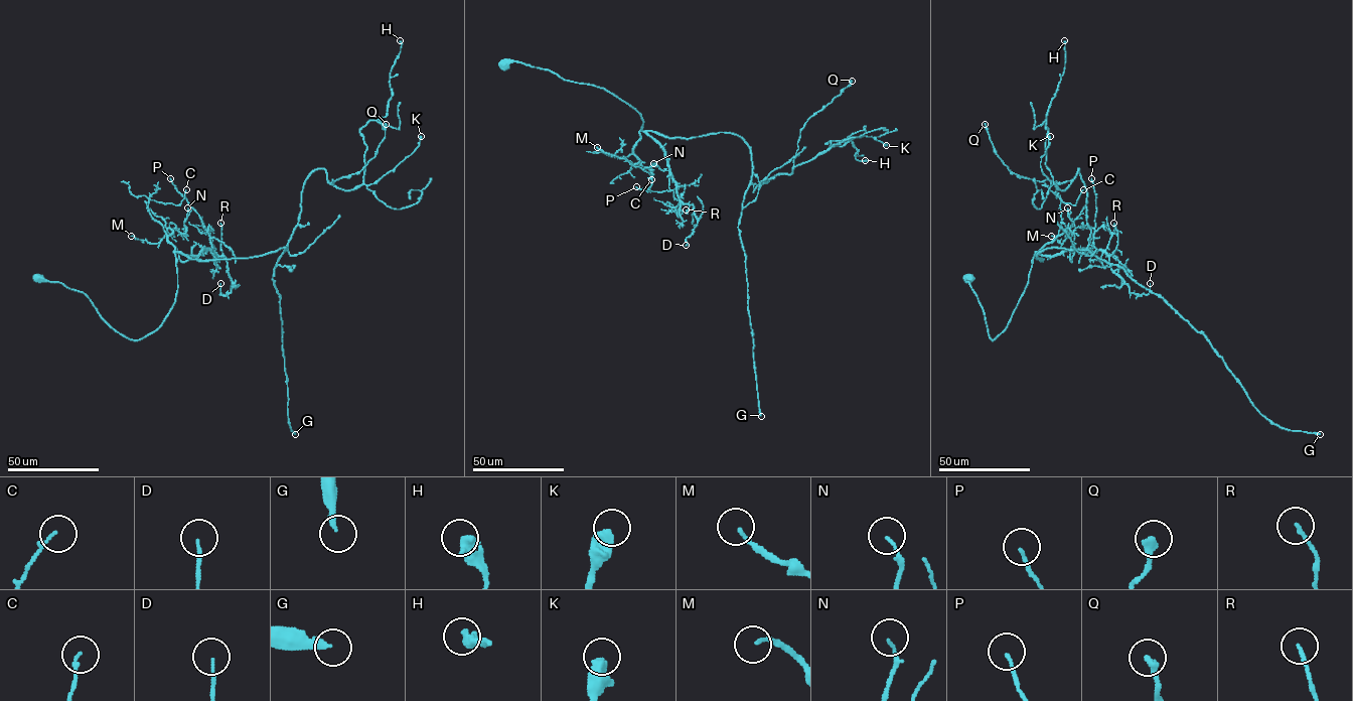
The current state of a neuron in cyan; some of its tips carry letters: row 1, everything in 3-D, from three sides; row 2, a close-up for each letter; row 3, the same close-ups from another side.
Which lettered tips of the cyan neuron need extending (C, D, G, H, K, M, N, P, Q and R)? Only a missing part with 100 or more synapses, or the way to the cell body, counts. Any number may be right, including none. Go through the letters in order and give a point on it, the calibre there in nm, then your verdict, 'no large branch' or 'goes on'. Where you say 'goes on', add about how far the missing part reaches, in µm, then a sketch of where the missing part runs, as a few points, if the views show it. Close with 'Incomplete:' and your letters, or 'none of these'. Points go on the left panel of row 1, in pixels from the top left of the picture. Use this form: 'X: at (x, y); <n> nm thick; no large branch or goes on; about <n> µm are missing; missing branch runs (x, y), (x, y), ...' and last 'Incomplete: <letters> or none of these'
C: at (186, 189); 110 nm thick; no large branch
D: at (220, 283); 110 nm thick; no large branch
G: at (295, 434); 280 nm thick; goes on; about 450 µm are missing; missing branch runs (295, 434), (320, 461), (329, 459), (324, 440), (336, 420), (312, 432), (307, 411)
H: at (400, 40); 440 nm thick; no large branch
K: at (421, 136); 340 nm thick; no large branch
M: at (131, 236); 120 nm thick; no large branch
N: at (187, 207); 100 nm thick; no large branch
P: at (170, 178); 110 nm thick; no large branch
Q: at (386, 124); 280 nm thick; no large branch
R: at (220, 223); 140 nm thick; no large branch
Incomplete: G

